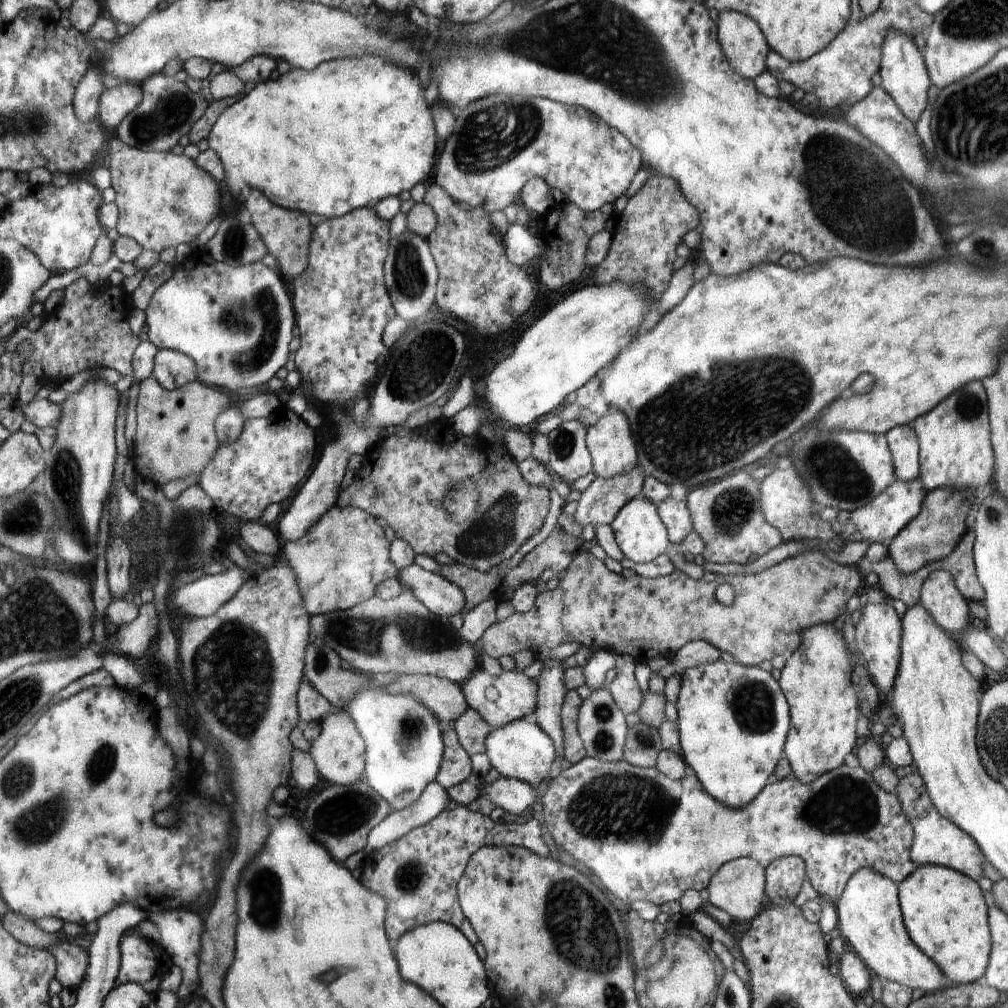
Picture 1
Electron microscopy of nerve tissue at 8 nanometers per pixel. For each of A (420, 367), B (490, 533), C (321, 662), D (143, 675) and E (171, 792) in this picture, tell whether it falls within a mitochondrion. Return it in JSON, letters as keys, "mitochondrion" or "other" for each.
{"A":"mitochondrion","B":"mitochondrion","C":"mitochondrion","D":"other","E":"other"}

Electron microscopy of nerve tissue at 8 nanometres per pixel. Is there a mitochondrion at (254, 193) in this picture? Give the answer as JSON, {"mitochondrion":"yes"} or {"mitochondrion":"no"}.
{"mitochondrion":"no"}

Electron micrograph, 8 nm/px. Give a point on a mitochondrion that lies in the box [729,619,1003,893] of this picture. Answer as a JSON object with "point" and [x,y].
{"point":[845,806]}

